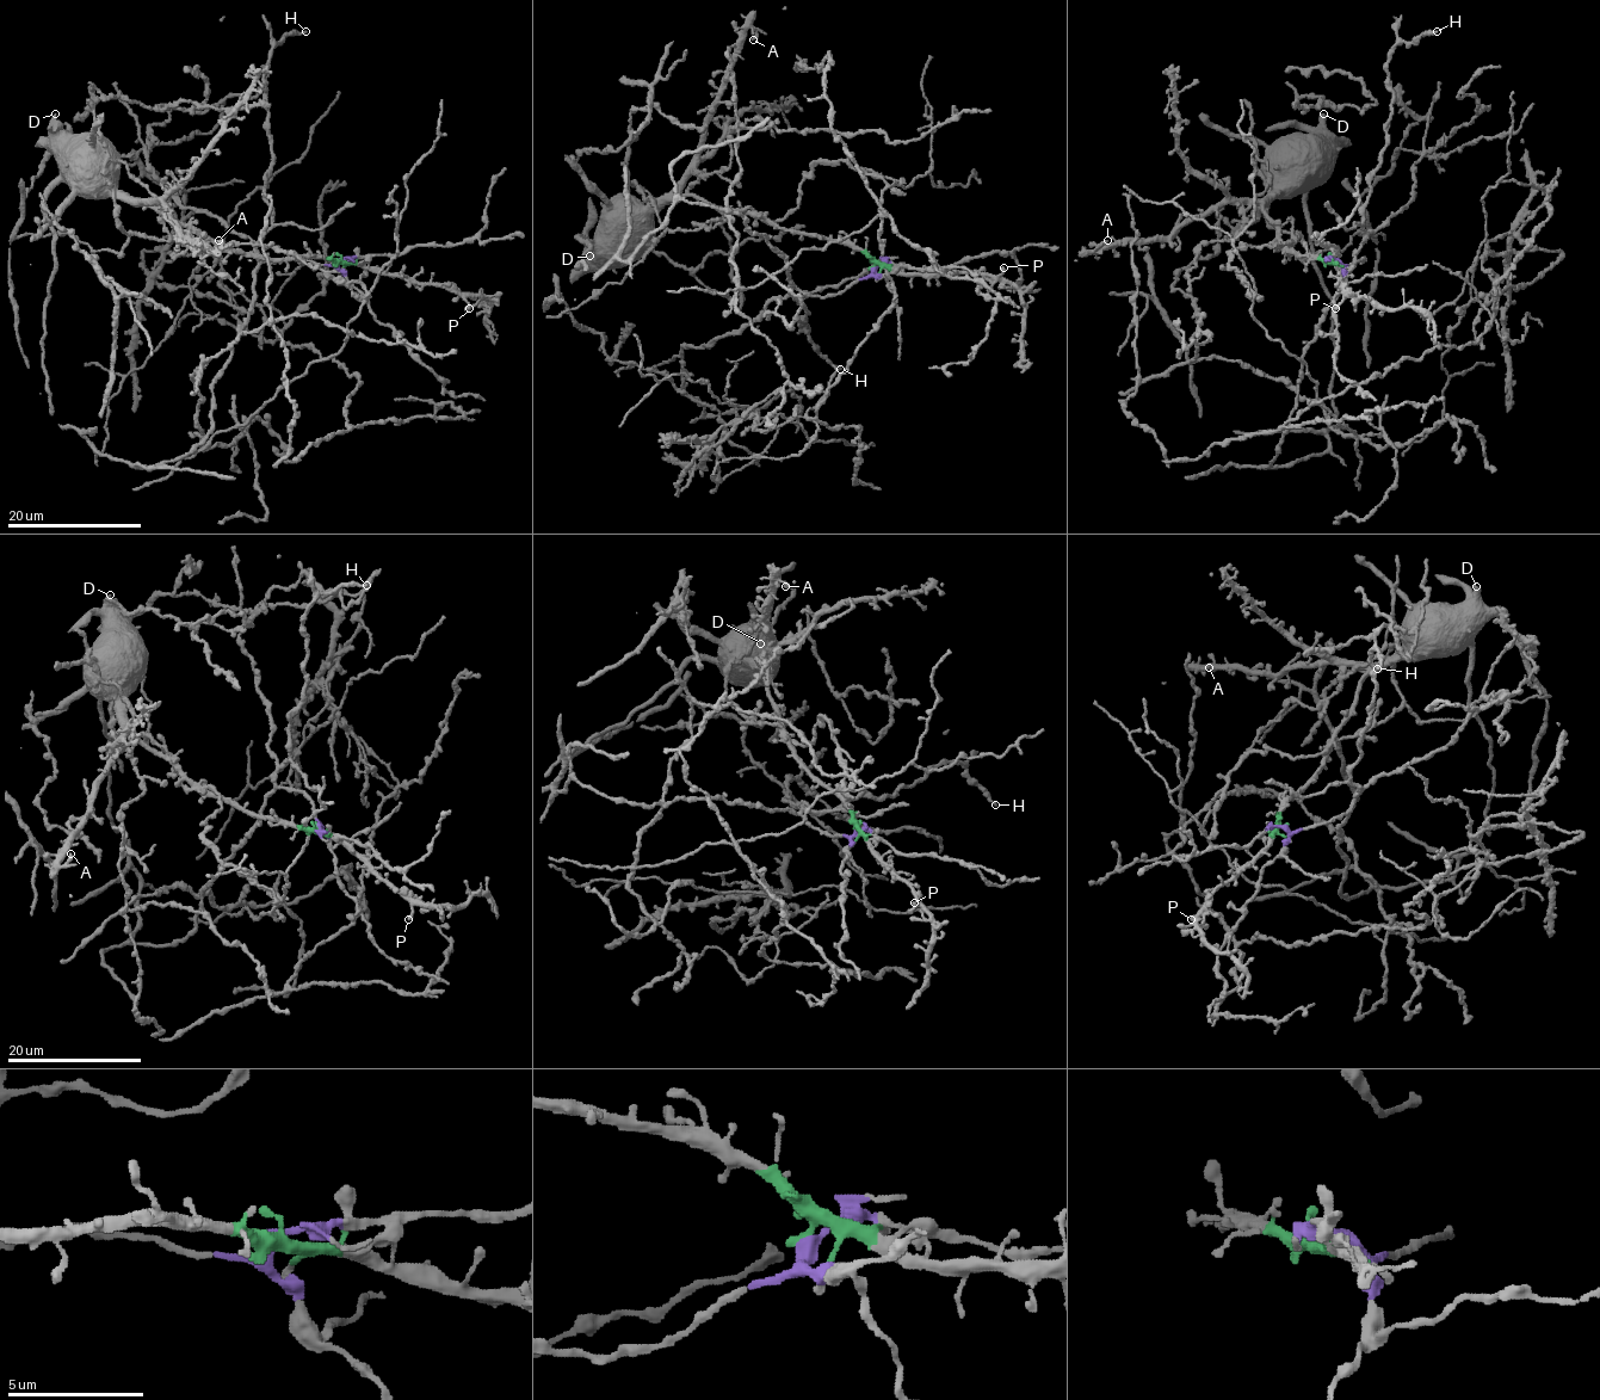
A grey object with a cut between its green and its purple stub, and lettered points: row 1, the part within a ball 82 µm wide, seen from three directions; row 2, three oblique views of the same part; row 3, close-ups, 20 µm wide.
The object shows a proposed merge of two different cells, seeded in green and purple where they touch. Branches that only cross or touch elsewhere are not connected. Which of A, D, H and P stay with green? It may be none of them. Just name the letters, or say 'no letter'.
A, D, P

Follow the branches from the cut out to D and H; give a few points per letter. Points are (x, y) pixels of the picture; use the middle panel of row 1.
D: (871, 266), (859, 250), (846, 244), (791, 233), (695, 196), (665, 196), (641, 204), (590, 257)
H: (871, 269), (825, 297), (791, 288), (796, 297), (805, 295), (800, 324), (801, 319), (809, 340), (841, 369)

